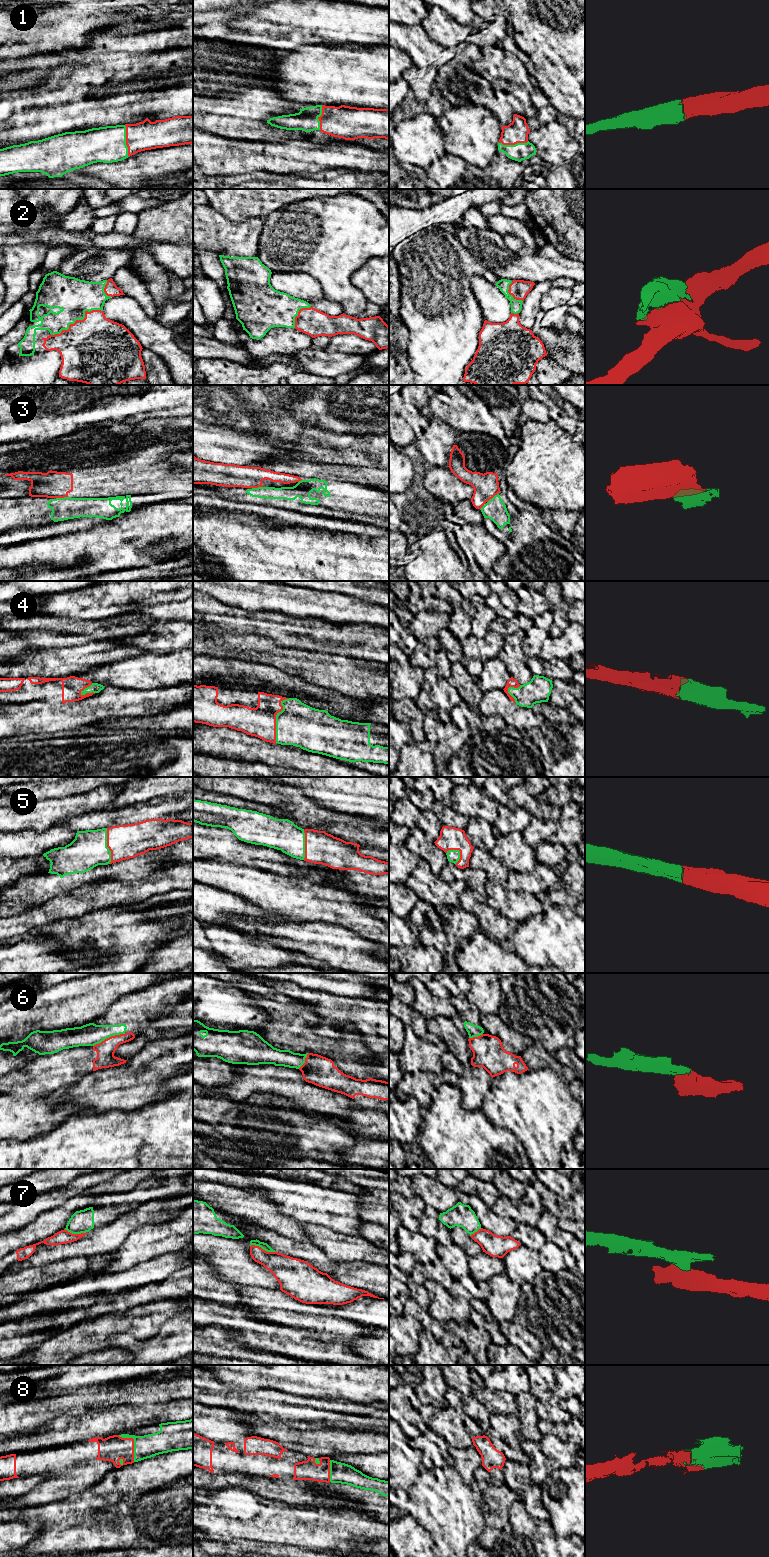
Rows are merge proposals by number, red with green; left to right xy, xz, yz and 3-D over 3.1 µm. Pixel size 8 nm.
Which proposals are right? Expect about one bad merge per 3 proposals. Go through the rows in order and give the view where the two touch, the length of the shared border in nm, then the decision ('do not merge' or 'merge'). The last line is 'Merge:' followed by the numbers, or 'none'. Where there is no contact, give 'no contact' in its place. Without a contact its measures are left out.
1: xy | 260 nm | merge
2: xy | 460 nm | merge
3: xy | 100 nm | do not merge
4: xz | 380 nm | merge
5: xy | 280 nm | merge
6: xy | 280 nm | do not merge
7: xz | 220 nm | do not merge
8: xy | 260 nm | merge
Merge: 1, 2, 4, 5, 8

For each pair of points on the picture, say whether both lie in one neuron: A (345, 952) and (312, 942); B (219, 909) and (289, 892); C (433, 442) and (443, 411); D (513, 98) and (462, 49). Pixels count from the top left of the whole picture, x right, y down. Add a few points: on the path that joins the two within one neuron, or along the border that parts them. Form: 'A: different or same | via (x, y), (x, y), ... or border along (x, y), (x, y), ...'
A: same | via (337, 946), (327, 942), (320, 942)
B: different | border along (228, 893), (241, 896), (271, 913)
C: different | border along (428, 417), (438, 417), (455, 430)
D: same | via (499, 90), (472, 63)

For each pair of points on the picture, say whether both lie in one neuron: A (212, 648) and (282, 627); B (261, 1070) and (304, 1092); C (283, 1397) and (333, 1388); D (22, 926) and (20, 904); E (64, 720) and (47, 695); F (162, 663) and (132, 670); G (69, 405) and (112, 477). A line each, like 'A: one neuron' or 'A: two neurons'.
A: two neurons
B: one neuron
C: two neurons
D: two neurons
E: two neurons
F: one neuron
G: two neurons

